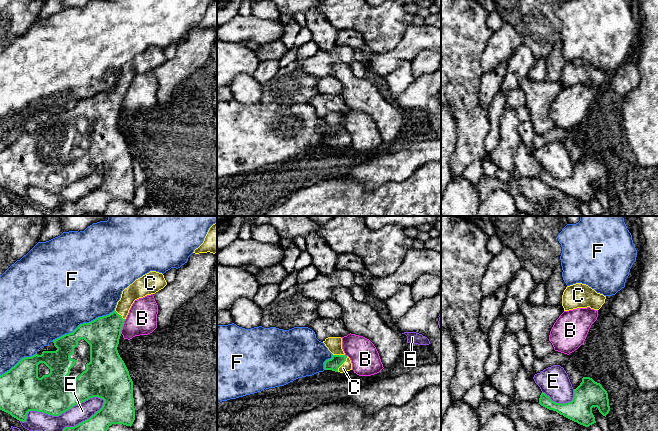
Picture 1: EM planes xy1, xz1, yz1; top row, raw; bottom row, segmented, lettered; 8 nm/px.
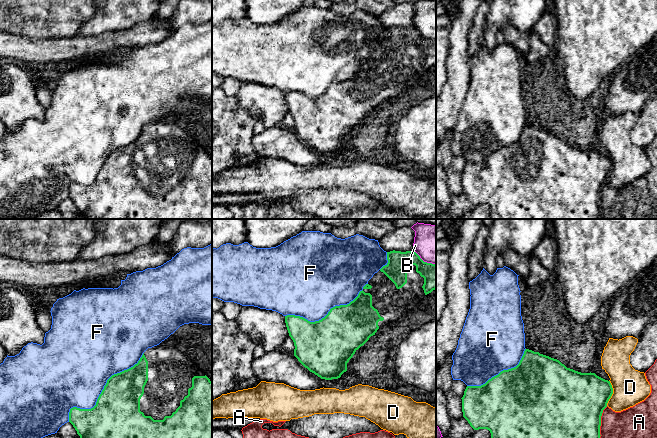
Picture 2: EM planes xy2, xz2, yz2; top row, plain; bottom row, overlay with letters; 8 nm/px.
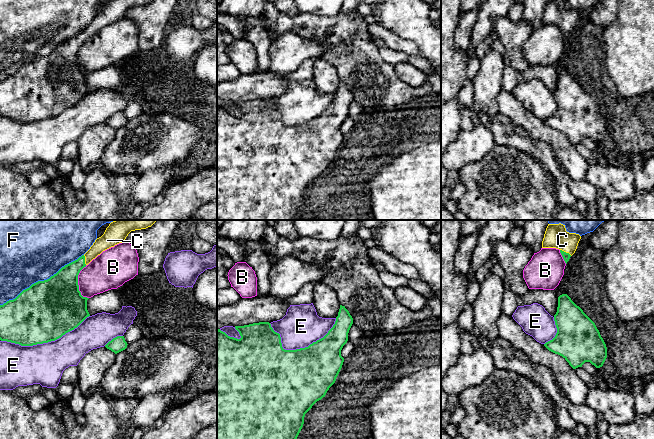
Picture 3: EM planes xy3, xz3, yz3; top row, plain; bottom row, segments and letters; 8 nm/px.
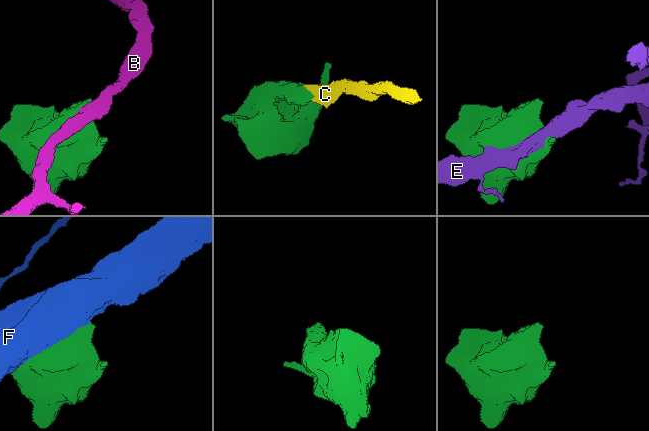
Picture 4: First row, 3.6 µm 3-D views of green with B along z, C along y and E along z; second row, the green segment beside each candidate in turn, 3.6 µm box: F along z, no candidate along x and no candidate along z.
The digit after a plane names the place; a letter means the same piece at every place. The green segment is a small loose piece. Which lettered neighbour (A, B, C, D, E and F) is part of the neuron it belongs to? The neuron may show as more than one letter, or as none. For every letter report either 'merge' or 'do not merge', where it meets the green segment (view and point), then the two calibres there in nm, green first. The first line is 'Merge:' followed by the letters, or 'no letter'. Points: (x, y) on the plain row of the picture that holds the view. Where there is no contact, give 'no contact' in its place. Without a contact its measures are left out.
Merge: C
A: do not merge; meets green in yz2 at (600, 200); 500 nm thick on the green side, 440 nm on the other
B: do not merge; meets green in xy3 at (77, 59); 440 nm thick on the green side, 280 nm on the other
C: merge; meets green in xz1 at (342, 139); 100 nm thick on the green side, 80 nm on the other
D: do not merge; meets green in yz2 at (612, 169); 400 nm thick on the green side, 280 nm on the other
E: do not merge; meets green in xy1 at (59, 190); 320 nm thick on the green side, 160 nm on the other
F: do not merge; meets green in xy2 at (102, 167); 400 nm thick on the green side, 480 nm on the other

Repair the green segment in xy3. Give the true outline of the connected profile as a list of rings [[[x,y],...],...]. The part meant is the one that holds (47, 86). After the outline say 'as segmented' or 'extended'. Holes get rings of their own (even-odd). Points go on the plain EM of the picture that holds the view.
[[[109,0],[104,10],[77,36],[62,43],[44,57],[38,57],[23,66],[15,75],[0,81],[0,116],[21,122],[48,119],[77,104],[87,93],[87,76],[79,67],[78,51],[103,27],[125,17],[131,7],[146,5],[153,0]]]; extended

